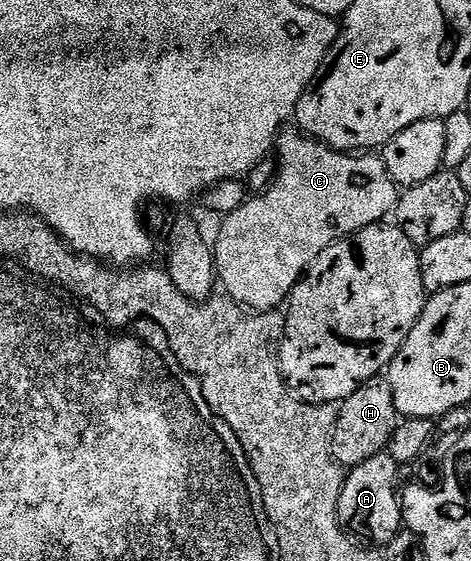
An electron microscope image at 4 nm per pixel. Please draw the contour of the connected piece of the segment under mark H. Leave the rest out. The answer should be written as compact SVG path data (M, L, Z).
M387 375L370 378L370 382L358 386L358 390L354 390L354 394L350 394L350 398L346 398L339 405L336 425L332 427L332 456L345 469L356 468L360 463L387 449L397 425L394 390L390 390Z

